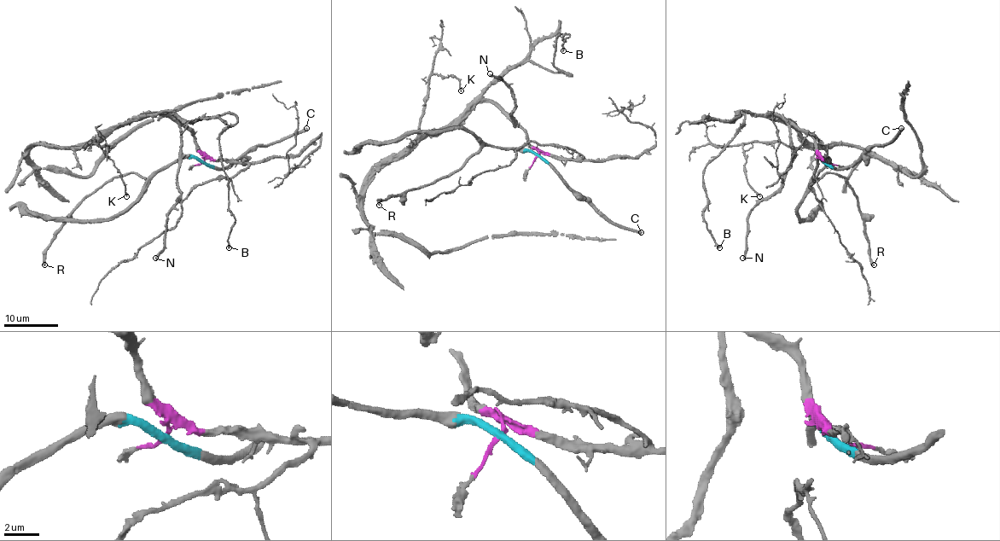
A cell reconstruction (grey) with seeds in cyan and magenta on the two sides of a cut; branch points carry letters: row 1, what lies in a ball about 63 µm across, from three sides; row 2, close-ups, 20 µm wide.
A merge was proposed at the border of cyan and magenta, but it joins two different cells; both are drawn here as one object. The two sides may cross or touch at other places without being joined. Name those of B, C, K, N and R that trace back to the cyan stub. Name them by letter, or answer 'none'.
C, R

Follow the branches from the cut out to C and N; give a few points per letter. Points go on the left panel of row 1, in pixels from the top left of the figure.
C: (202, 161), (216, 168), (227, 168), (255, 148), (299, 133), (306, 127)
N: (202, 161), (195, 138), (179, 126), (179, 199), (166, 219), (165, 249), (155, 258)

